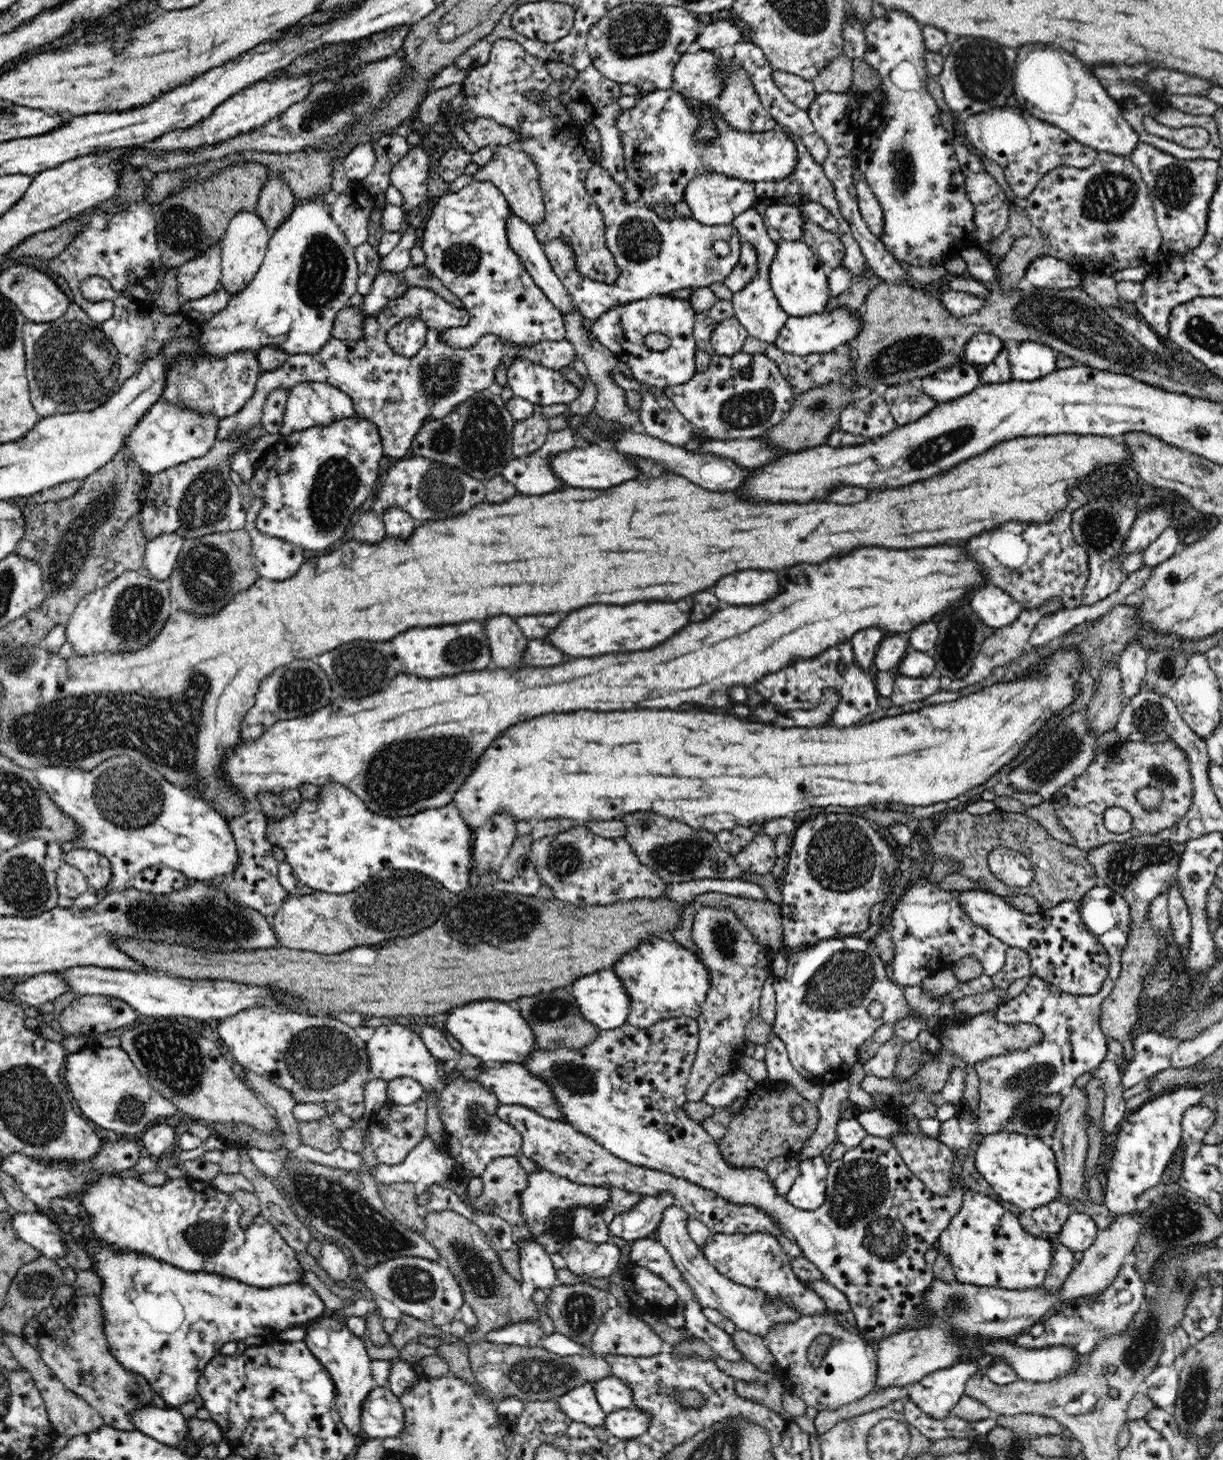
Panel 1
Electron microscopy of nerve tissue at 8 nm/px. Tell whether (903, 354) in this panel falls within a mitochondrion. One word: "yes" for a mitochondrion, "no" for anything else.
yes

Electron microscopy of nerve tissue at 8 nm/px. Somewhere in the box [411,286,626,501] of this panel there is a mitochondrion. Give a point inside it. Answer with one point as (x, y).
(477, 442)

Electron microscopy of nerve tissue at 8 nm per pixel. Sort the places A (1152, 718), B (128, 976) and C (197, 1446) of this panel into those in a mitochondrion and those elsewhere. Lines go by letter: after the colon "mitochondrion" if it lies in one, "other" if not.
A: mitochondrion
B: other
C: other

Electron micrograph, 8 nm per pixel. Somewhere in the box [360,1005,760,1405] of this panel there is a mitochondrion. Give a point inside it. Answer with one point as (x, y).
(544, 1374)

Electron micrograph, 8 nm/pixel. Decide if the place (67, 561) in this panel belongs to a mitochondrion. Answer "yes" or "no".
yes

